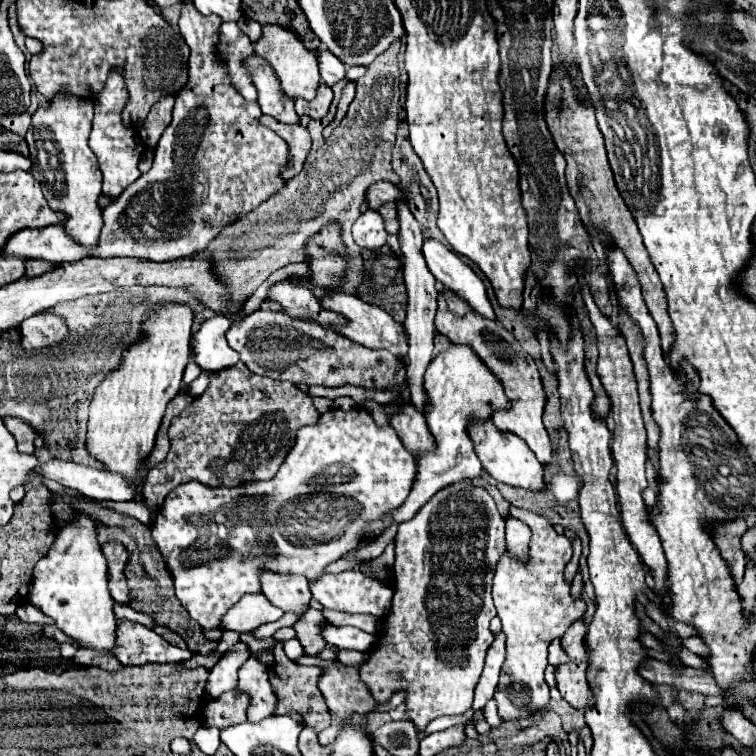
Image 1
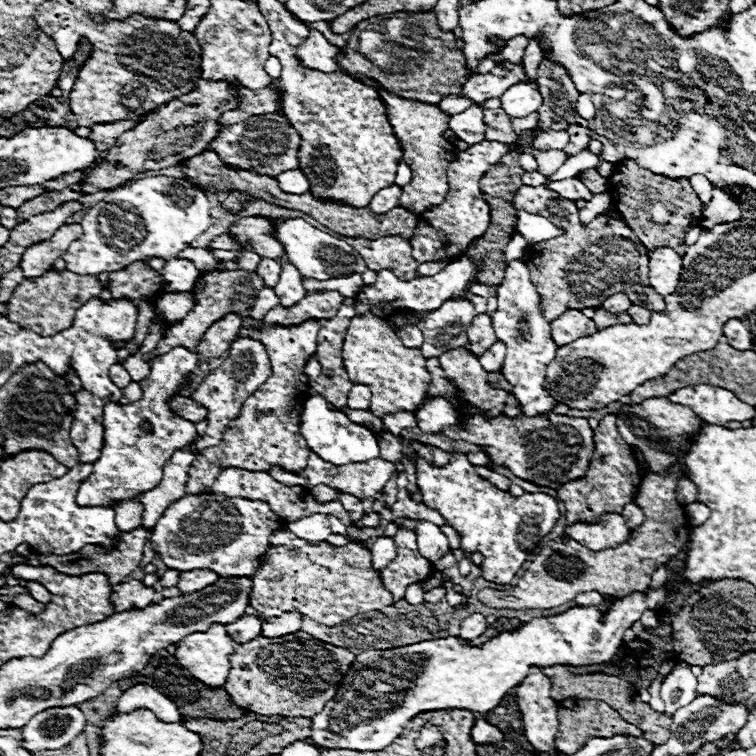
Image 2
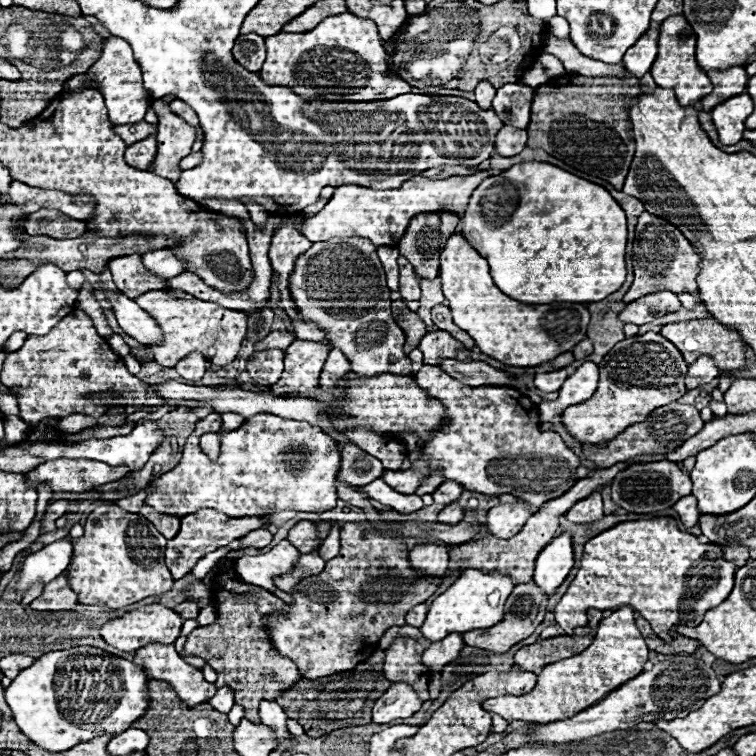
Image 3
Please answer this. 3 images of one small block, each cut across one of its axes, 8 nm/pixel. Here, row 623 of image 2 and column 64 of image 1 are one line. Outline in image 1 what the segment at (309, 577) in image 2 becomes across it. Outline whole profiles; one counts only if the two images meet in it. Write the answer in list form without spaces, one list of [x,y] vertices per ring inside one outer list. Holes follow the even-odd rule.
[[[40,312],[20,324],[22,348],[26,352],[36,352],[44,348],[54,348],[68,340],[70,328],[62,316],[54,312]]]

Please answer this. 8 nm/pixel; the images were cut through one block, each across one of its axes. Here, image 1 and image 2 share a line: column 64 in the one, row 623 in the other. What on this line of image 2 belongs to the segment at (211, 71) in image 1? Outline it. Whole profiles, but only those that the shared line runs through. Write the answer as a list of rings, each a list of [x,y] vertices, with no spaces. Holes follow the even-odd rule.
[[[244,616],[238,618],[234,624],[228,624],[226,632],[234,642],[244,644],[262,632],[262,620],[258,616]]]

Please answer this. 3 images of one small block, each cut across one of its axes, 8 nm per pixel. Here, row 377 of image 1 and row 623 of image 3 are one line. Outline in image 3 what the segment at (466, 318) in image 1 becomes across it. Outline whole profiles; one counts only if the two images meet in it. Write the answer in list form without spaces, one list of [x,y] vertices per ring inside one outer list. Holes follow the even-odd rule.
[[[534,582],[518,584],[518,586],[514,586],[512,594],[508,596],[508,600],[504,604],[504,618],[496,626],[466,632],[464,634],[464,644],[472,646],[472,648],[492,650],[492,652],[498,652],[498,654],[504,652],[504,650],[510,650],[516,642],[528,638],[534,632],[534,628],[544,620],[546,604],[548,604],[548,596],[538,586],[534,586]]]

